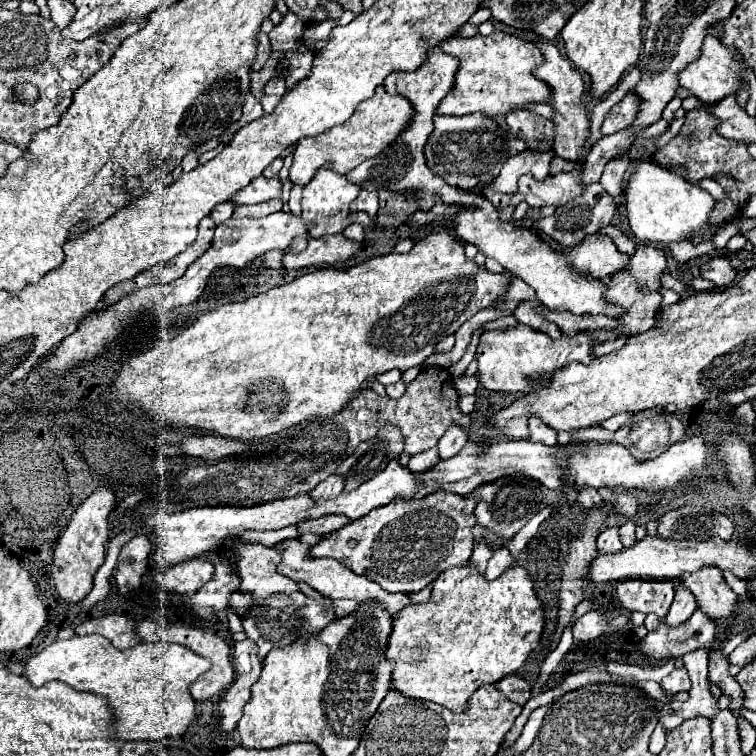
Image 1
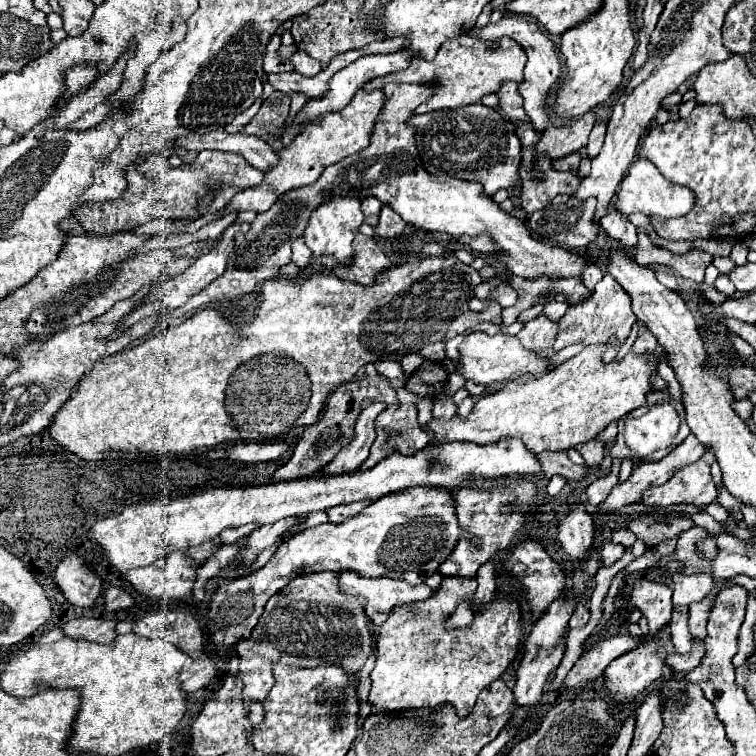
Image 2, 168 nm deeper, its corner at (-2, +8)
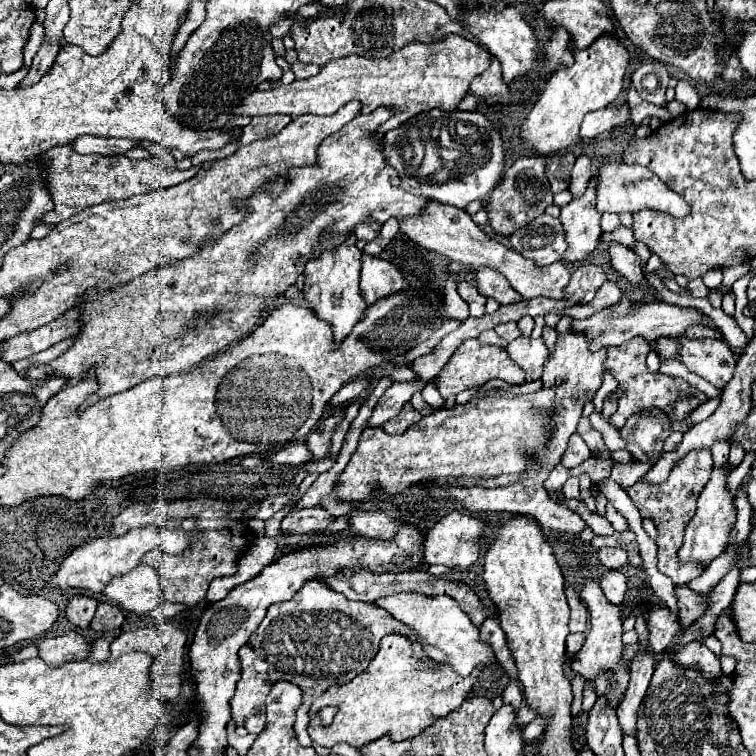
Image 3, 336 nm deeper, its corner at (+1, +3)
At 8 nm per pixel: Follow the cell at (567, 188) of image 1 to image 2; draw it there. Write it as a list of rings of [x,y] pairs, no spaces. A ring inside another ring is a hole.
[[[474,103],[458,109],[414,115],[410,117],[410,121],[406,121],[406,125],[416,129],[418,155],[422,167],[430,175],[478,181],[486,195],[494,195],[500,189],[520,185],[520,153],[516,127],[510,121],[506,121],[496,109],[486,107],[482,103]]]

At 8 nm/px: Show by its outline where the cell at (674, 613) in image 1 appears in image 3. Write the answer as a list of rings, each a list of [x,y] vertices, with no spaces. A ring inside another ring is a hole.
[[[723,464],[721,468],[715,468],[711,472],[711,480],[707,482],[707,486],[703,488],[703,492],[701,492],[701,496],[697,500],[697,512],[691,518],[691,522],[687,524],[687,528],[685,528],[685,540],[683,540],[683,546],[681,546],[679,554],[677,554],[681,564],[697,562],[699,566],[707,566],[707,564],[711,564],[711,560],[715,560],[727,548],[729,534],[731,534],[731,528],[735,524],[737,514],[735,514],[731,494],[727,492],[727,478],[723,474],[725,466],[727,464]]]

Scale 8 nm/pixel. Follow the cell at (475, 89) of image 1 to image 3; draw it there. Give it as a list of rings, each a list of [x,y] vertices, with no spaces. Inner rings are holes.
[[[447,34],[435,42],[409,42],[401,50],[389,54],[387,58],[365,58],[365,56],[345,56],[331,60],[321,72],[307,80],[295,80],[267,92],[249,94],[239,106],[241,116],[261,116],[261,114],[321,114],[329,116],[343,108],[349,100],[361,102],[361,112],[373,112],[377,106],[387,106],[395,110],[395,116],[381,126],[381,132],[401,126],[403,122],[423,114],[427,110],[455,110],[459,102],[469,94],[473,78],[491,66],[491,54],[487,48],[459,36]]]

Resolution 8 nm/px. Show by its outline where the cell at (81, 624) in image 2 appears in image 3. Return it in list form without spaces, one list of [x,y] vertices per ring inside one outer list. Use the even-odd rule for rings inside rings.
[[[71,630],[61,636],[43,638],[39,640],[37,646],[39,646],[39,658],[43,658],[51,666],[57,666],[71,660],[85,660],[91,654],[93,644],[77,630]]]

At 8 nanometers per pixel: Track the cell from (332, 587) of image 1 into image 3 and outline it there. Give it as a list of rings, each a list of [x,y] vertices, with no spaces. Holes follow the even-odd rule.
[[[399,592],[399,594],[379,598],[377,604],[383,606],[393,618],[407,624],[415,632],[419,644],[423,646],[425,654],[431,660],[451,664],[455,668],[455,672],[459,672],[459,676],[469,676],[475,666],[485,666],[485,664],[495,662],[495,654],[493,654],[491,646],[485,646],[479,640],[479,628],[459,608],[455,598],[451,598],[447,594],[425,596],[425,594]]]

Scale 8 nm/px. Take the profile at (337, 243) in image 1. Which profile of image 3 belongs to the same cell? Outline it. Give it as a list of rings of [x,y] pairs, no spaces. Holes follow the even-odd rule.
[[[363,252],[361,256],[361,296],[367,304],[373,304],[377,298],[399,292],[405,288],[401,272],[379,256],[369,256]]]

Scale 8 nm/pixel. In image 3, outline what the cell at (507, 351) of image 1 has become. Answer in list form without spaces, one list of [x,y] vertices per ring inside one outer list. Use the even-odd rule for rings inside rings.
[[[465,340],[449,358],[445,368],[439,372],[437,388],[443,398],[449,398],[449,396],[457,396],[463,390],[477,388],[493,378],[501,378],[509,384],[523,384],[525,372],[509,358],[509,354],[501,346],[485,346],[485,344],[479,344],[479,340]]]

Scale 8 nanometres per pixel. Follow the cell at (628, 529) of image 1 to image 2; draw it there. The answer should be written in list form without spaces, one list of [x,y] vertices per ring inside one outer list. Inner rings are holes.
[[[616,529],[614,533],[612,533],[612,539],[610,539],[612,543],[622,543],[622,547],[630,547],[634,541],[636,541],[636,537],[630,533],[630,531],[626,531],[626,529]]]

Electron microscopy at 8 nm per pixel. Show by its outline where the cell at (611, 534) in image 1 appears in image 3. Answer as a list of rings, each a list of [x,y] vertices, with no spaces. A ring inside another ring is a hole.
[[[607,570],[601,578],[599,578],[603,592],[607,594],[607,600],[613,604],[621,604],[625,590],[627,590],[627,576],[621,570]]]

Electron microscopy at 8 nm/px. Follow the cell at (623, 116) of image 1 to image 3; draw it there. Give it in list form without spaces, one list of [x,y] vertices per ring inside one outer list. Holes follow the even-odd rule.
[[[583,154],[583,156],[579,156],[579,158],[577,158],[577,162],[575,162],[573,170],[571,170],[571,184],[569,184],[569,188],[571,188],[573,196],[583,194],[583,190],[585,190],[585,186],[587,186],[587,182],[589,182],[589,178],[593,176],[591,164],[593,164],[593,162],[591,162],[591,158],[589,158],[587,154]]]

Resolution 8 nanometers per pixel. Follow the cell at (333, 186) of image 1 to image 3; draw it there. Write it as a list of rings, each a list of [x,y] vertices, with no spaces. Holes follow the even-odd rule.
[[[351,232],[345,242],[341,242],[335,250],[325,250],[317,258],[309,260],[305,266],[305,300],[319,314],[319,318],[327,320],[333,326],[335,342],[341,342],[355,322],[363,316],[367,304],[359,294],[359,270],[361,270],[361,250],[355,246],[357,238]]]

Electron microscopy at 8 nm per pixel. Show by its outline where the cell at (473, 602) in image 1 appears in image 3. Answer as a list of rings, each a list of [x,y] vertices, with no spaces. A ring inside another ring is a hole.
[[[387,634],[381,640],[377,656],[361,674],[357,674],[349,684],[331,686],[323,696],[313,702],[309,736],[315,744],[325,748],[331,748],[339,742],[361,748],[385,734],[389,734],[395,742],[415,738],[417,734],[433,726],[439,718],[445,718],[451,710],[457,710],[471,694],[479,676],[479,668],[475,668],[471,676],[461,678],[449,664],[425,664],[413,656],[411,640],[407,636]],[[323,706],[339,708],[329,726],[321,726],[319,718],[315,716],[317,710]]]

